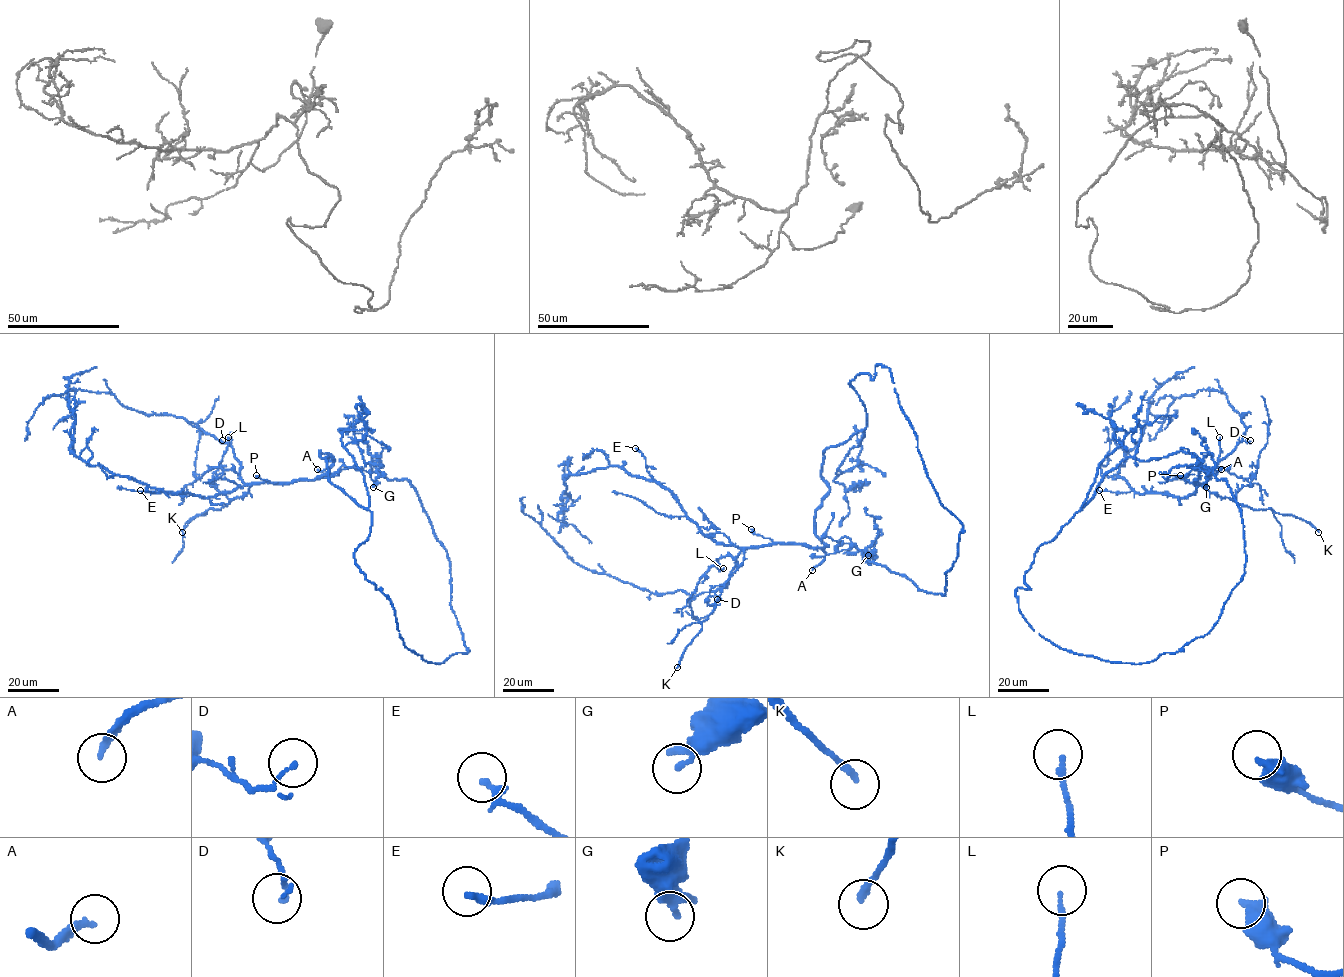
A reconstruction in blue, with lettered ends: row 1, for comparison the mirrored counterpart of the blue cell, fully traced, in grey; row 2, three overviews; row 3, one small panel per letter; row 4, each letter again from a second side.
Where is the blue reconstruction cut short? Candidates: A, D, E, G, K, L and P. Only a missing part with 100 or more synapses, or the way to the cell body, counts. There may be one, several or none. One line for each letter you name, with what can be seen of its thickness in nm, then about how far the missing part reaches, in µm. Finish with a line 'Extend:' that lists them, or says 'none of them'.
A: 200 nm | 120 µm
Extend: A

